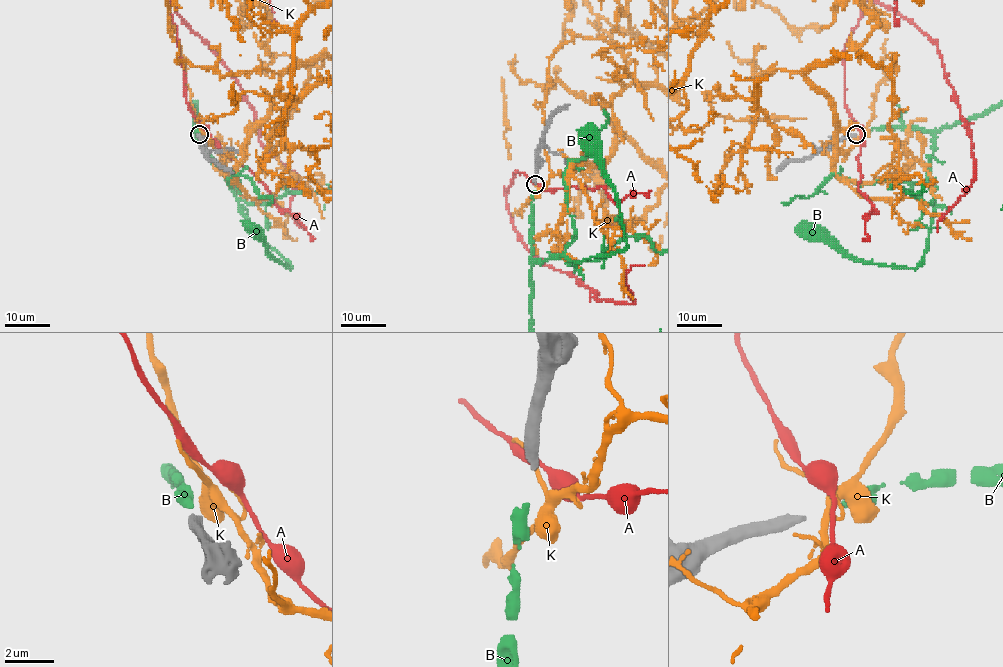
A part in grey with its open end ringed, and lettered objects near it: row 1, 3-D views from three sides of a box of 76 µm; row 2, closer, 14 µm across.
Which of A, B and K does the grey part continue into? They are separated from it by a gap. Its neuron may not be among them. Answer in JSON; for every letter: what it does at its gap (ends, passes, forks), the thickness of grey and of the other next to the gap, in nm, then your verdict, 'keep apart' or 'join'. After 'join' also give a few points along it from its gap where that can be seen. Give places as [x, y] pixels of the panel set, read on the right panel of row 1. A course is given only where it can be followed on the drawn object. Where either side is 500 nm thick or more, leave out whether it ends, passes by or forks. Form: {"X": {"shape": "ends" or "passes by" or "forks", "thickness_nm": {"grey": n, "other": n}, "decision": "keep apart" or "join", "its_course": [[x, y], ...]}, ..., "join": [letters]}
{"A": {"shape": "passes by", "thickness_nm": {"grey": 320, "other": 480}, "decision": "keep apart"}, "B": {"shape": "ends", "thickness_nm": {"grey": 320, "other": 400}, "decision": "join"}, "K": {"shape": "forks", "thickness_nm": {"grey": 320, "other": 320}, "decision": "keep apart"}, "join": ["B"]}

